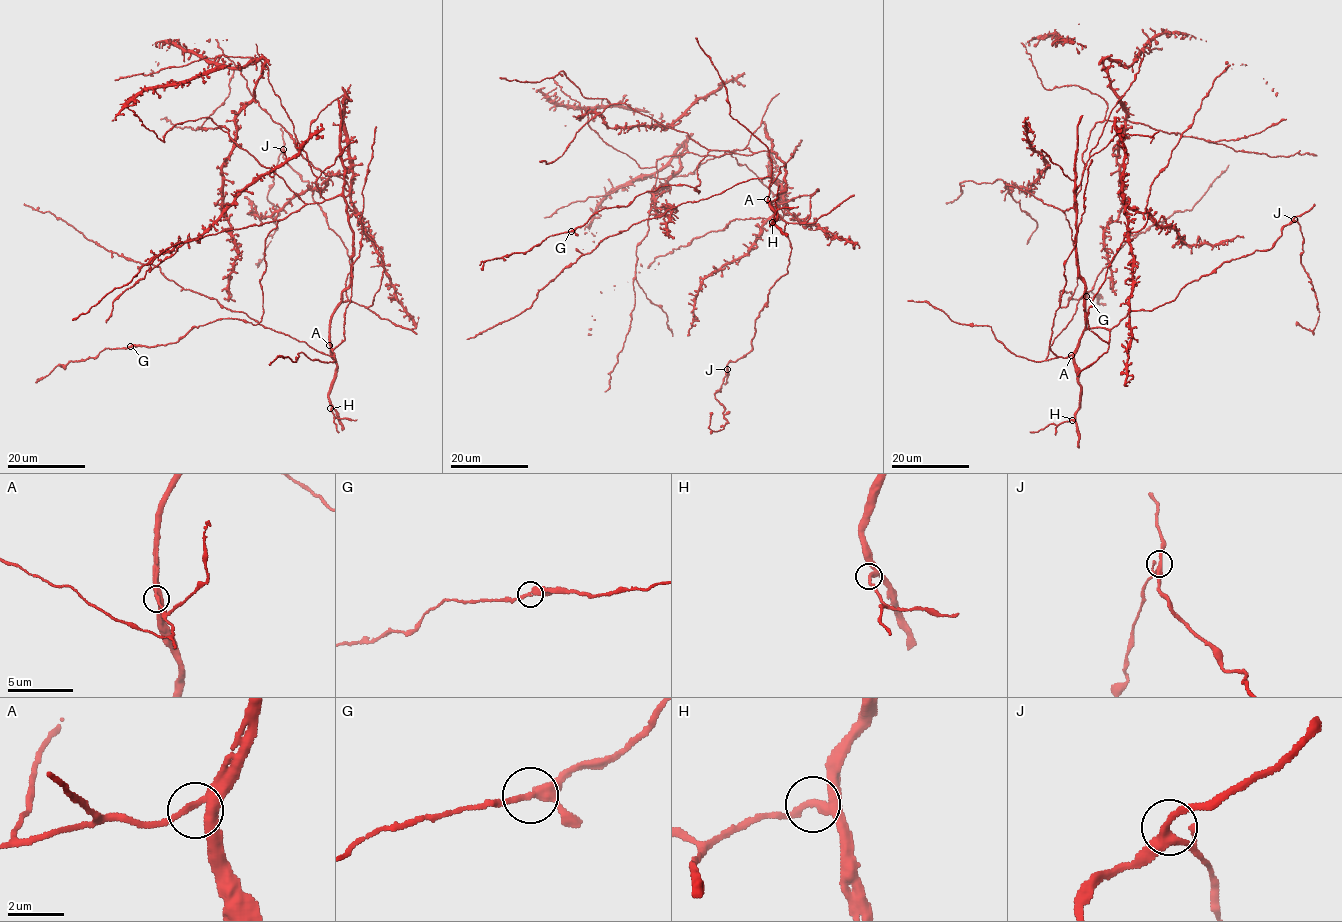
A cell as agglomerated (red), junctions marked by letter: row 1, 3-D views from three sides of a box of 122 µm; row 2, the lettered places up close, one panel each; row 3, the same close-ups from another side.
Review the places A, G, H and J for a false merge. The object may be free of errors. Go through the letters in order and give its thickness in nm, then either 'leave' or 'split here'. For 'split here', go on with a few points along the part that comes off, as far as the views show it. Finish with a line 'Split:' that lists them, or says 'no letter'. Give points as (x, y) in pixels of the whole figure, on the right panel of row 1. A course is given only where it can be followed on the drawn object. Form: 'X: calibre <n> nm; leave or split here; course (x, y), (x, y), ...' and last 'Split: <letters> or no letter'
A: calibre 280 nm; leave
G: calibre 280 nm; leave
H: calibre 240 nm; leave
J: calibre 280 nm; leave
Split: no letter

